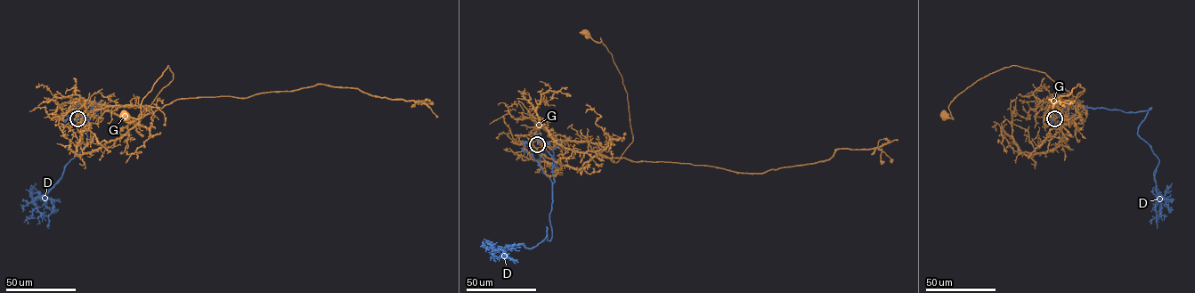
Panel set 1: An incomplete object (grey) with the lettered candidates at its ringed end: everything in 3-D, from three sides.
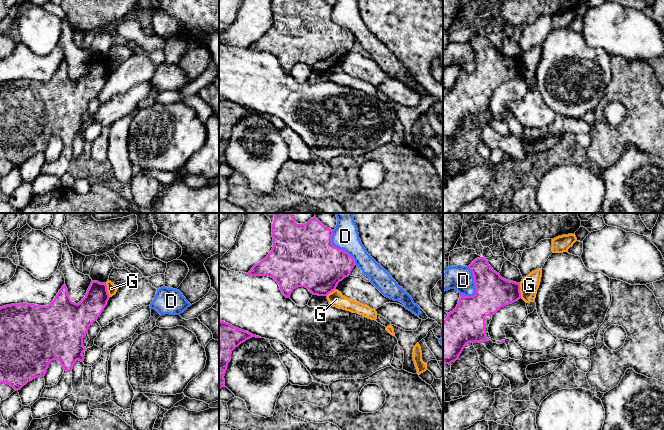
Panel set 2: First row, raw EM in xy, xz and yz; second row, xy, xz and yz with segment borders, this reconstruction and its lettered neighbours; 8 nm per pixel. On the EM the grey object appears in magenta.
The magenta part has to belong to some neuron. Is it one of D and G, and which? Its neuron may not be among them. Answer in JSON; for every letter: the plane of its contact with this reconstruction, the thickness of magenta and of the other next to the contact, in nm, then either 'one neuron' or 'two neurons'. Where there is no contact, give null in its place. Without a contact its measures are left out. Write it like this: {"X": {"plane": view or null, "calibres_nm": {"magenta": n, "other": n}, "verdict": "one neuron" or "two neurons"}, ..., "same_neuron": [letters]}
{"D": {"plane": "yz", "calibres_nm": {"magenta": 280, "other": 200}, "verdict": "two neurons"}, "G": {"plane": "xy", "calibres_nm": {"magenta": 200, "other": 80}, "verdict": "two neurons"}, "same_neuron": []}

